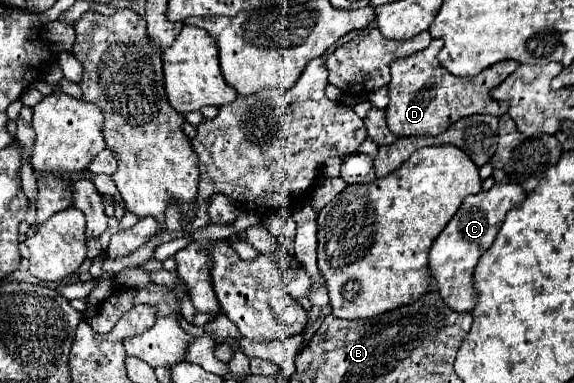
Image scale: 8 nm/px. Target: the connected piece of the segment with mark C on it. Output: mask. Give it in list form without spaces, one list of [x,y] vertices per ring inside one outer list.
[[[495,183],[489,191],[481,191],[477,195],[469,195],[441,235],[435,239],[429,255],[429,269],[433,275],[433,283],[439,287],[443,301],[453,311],[471,311],[477,303],[477,293],[473,287],[473,269],[479,257],[491,247],[497,237],[497,231],[509,209],[519,205],[527,197],[527,191],[515,183]]]

